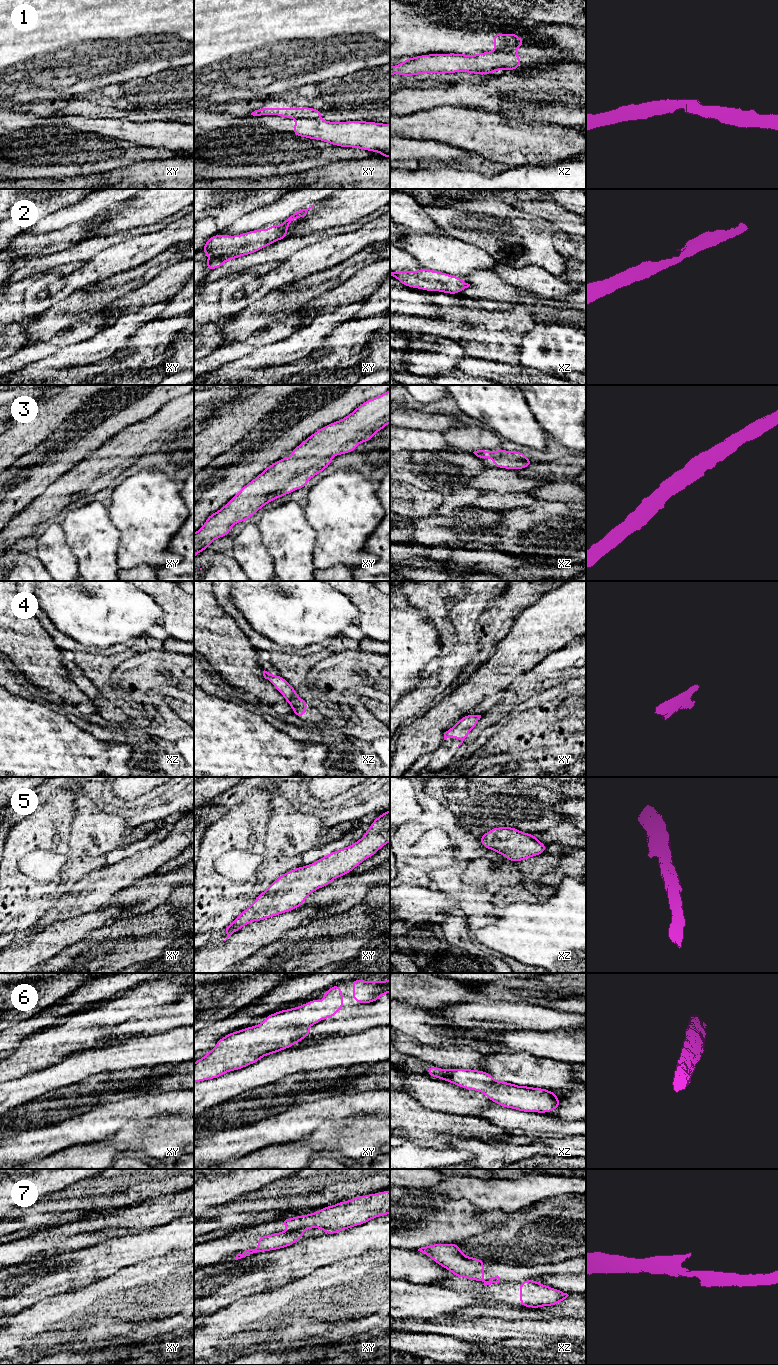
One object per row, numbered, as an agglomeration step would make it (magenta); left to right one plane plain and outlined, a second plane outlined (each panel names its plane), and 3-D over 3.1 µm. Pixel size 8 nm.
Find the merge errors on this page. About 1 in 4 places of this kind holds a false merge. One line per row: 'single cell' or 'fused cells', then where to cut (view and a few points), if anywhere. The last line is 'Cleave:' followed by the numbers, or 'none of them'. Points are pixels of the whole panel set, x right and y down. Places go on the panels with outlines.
1: fused cells; cut xy (320, 118), (296, 119)
2: single cell; cut none
3: single cell; cut none
4: single cell; cut none
5: single cell; cut none
6: single cell; cut none
7: fused cells; cut xy (301, 1228), (295, 1231), (288, 1231)
Cleave: 1, 7

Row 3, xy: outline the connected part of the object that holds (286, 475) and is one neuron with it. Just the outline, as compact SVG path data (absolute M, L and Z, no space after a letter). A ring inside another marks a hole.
M390 389L362 403L343 419L320 428L289 453L294 456L293 458L287 456L269 465L226 505L208 516L204 525L194 533L194 558L207 549L215 539L229 535L234 524L245 522L269 502L306 487L311 478L322 473L331 464L334 456L354 451L360 443L372 440L374 434L388 423L390 423Z

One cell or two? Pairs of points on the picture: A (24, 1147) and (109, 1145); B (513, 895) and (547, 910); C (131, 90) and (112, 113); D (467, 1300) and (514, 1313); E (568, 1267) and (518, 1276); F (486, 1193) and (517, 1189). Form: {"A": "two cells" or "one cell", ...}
{"A": "two cells", "B": "two cells", "C": "two cells", "D": "two cells", "E": "one cell", "F": "one cell"}

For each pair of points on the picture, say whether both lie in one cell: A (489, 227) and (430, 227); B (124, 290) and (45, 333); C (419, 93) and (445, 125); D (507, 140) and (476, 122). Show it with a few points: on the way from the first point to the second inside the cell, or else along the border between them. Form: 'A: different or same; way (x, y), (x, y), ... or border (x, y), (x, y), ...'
A: different; border (436, 223), (447, 234)
B: same; way (103, 299), (79, 301), (68, 305), (61, 312)
C: different; border (455, 105), (439, 105), (409, 114)
D: same; way (499, 140), (484, 130)

